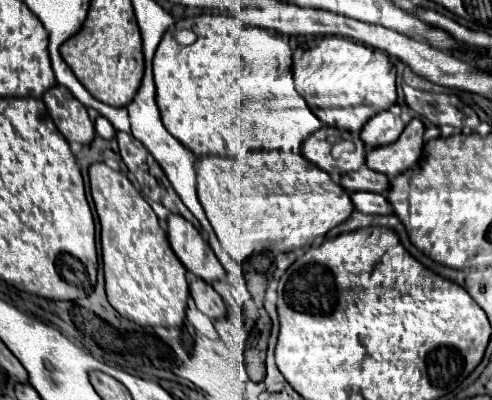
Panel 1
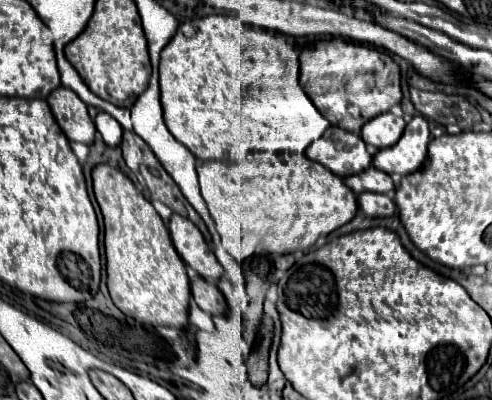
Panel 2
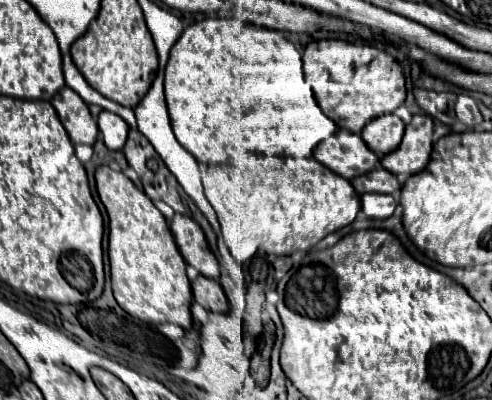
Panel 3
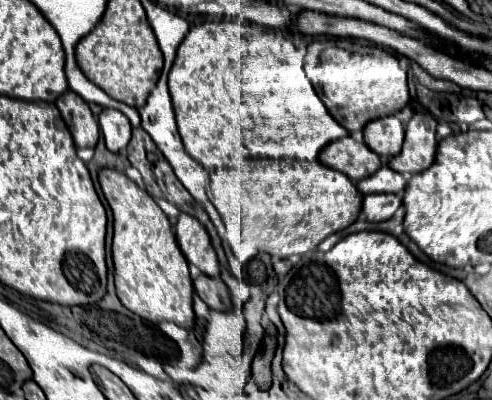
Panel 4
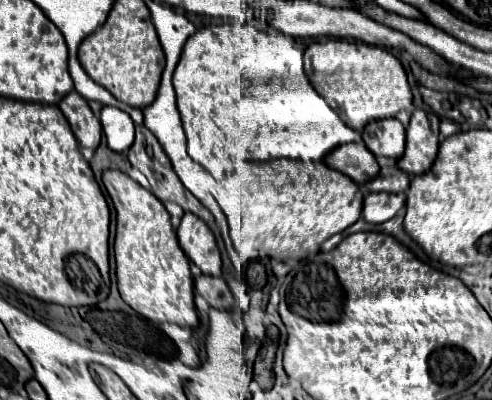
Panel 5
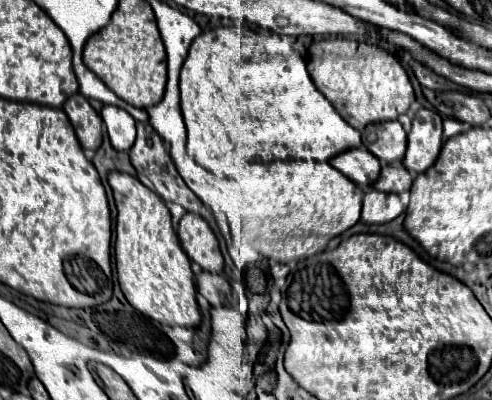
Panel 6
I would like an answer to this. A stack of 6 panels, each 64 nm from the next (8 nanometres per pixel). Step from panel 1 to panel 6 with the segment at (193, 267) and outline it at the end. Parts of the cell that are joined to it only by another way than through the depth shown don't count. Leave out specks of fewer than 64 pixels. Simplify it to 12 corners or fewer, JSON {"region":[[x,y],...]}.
{"region":[[184,214],[178,238],[202,270],[220,274],[218,238],[202,216]]}

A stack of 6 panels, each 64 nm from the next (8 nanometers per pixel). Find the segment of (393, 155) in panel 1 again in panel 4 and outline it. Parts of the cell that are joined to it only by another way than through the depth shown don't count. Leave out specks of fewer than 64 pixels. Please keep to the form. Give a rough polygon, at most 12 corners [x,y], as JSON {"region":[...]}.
{"region":[[414,112],[404,148],[388,166],[400,174],[430,168],[436,118]]}

